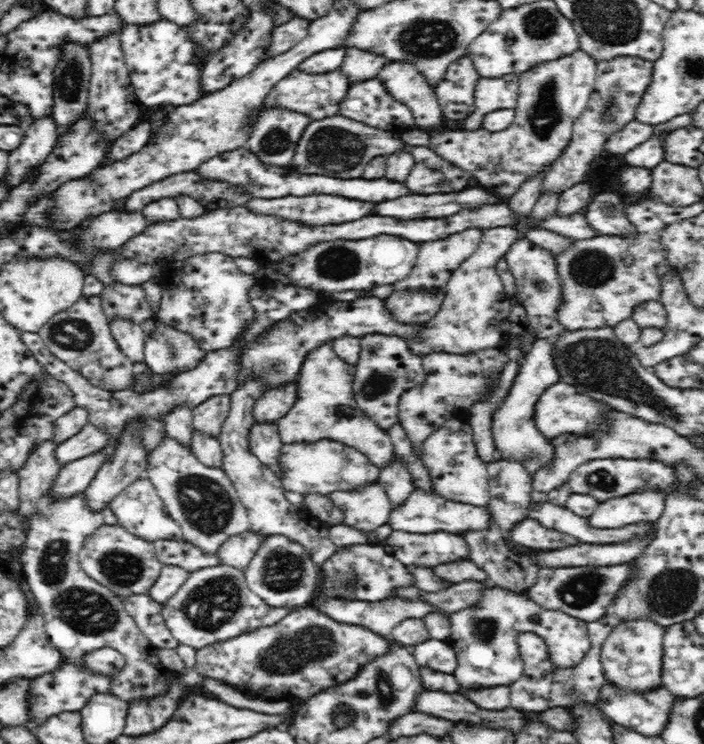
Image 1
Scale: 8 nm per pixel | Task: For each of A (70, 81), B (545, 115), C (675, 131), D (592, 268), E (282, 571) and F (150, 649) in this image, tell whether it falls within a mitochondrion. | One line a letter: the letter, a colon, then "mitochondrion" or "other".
A: mitochondrion
B: mitochondrion
C: other
D: mitochondrion
E: mitochondrion
F: other

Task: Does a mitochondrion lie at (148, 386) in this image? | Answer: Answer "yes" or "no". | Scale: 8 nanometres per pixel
no

